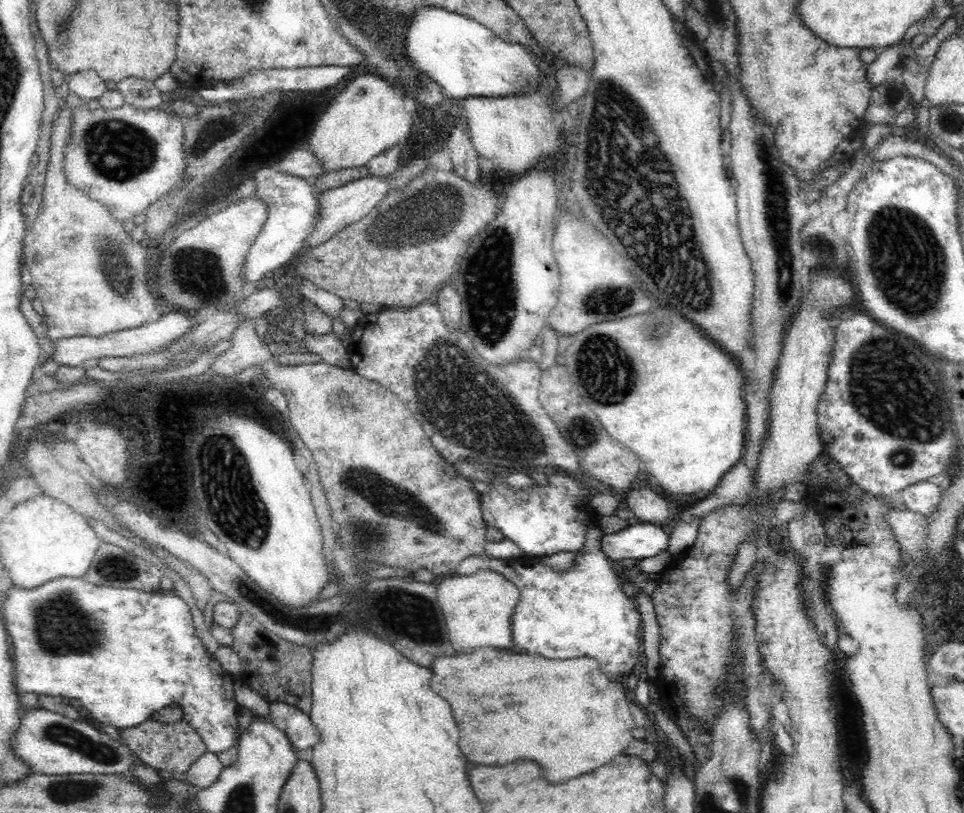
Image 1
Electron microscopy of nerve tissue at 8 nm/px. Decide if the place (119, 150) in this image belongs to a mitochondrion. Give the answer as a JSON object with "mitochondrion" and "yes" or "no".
{"mitochondrion":"yes"}

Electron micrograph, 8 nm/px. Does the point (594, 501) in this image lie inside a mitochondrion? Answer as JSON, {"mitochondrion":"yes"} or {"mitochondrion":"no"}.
{"mitochondrion":"no"}

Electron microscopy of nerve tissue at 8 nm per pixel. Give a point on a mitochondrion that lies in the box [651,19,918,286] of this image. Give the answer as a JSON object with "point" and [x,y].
{"point":[824,245]}

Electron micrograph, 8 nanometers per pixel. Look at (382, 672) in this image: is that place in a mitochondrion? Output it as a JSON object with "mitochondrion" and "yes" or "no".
{"mitochondrion":"no"}

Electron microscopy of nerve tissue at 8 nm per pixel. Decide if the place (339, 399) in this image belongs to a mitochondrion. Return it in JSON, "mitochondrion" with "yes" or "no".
{"mitochondrion":"yes"}

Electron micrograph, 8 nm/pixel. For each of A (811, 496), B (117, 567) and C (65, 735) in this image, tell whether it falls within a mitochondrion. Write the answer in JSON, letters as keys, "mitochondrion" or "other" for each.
{"A":"other","B":"mitochondrion","C":"mitochondrion"}

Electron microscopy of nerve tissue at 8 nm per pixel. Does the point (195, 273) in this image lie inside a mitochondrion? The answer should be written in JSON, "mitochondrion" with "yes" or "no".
{"mitochondrion":"yes"}

